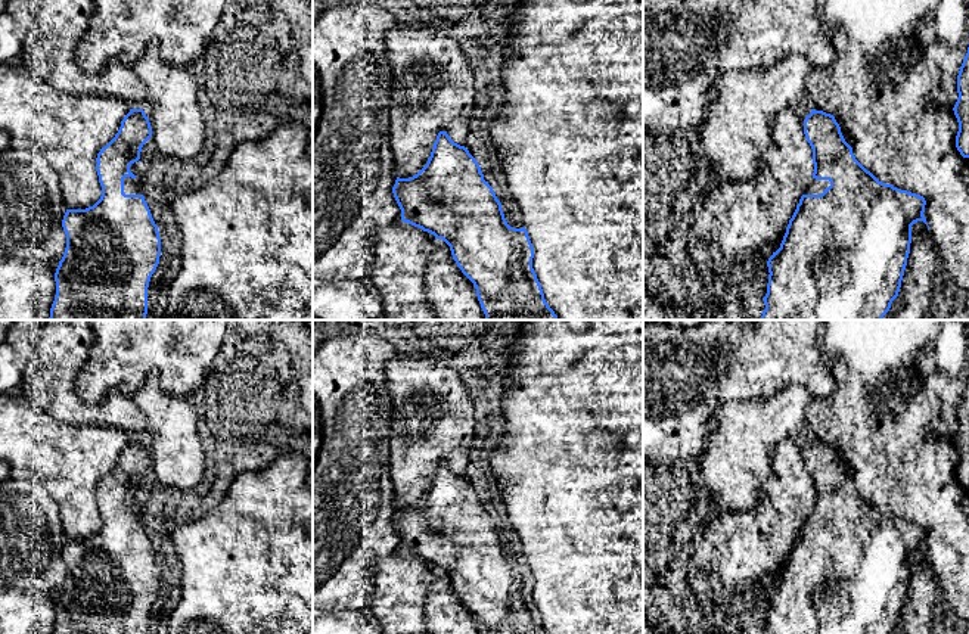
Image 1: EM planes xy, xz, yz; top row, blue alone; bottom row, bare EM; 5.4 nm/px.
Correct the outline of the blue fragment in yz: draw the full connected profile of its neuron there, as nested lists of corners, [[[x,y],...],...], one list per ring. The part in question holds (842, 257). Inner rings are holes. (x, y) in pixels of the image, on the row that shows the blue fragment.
[[[811,109],[811,112],[804,119],[804,134],[813,149],[814,173],[810,184],[799,199],[799,203],[796,205],[792,218],[789,220],[780,248],[773,252],[767,261],[770,274],[767,293],[763,298],[765,310],[763,311],[761,320],[882,320],[883,316],[889,311],[892,301],[898,296],[901,288],[901,280],[910,254],[911,226],[917,221],[923,221],[928,226],[923,215],[926,201],[920,195],[882,183],[870,171],[867,171],[855,159],[852,147],[845,142],[841,133],[841,127],[833,115]]]

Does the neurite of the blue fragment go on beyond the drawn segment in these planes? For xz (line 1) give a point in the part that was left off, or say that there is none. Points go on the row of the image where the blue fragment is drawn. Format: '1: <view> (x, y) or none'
1: none

